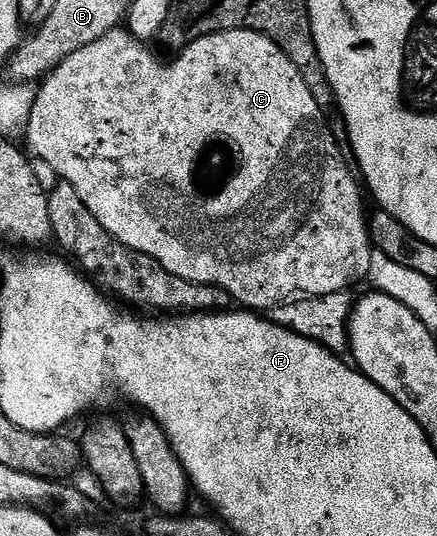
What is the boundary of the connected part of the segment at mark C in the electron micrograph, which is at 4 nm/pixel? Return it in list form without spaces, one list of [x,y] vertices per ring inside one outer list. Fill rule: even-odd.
[[[115,29],[100,37],[100,41],[92,41],[92,45],[84,45],[84,49],[76,49],[72,57],[65,59],[41,80],[24,132],[29,154],[35,160],[52,165],[59,180],[76,189],[76,197],[84,201],[88,213],[92,213],[92,217],[96,217],[96,221],[100,221],[100,225],[104,225],[104,229],[108,229],[116,241],[128,245],[128,249],[136,253],[152,257],[161,267],[168,269],[168,273],[184,277],[184,281],[224,289],[235,304],[255,313],[269,312],[279,304],[299,297],[349,292],[353,283],[361,279],[363,282],[370,273],[372,250],[368,211],[362,208],[364,191],[344,151],[342,156],[338,148],[341,147],[340,141],[330,128],[327,112],[316,105],[312,89],[308,89],[300,69],[292,65],[288,56],[271,39],[255,31],[221,31],[215,35],[205,35],[177,52],[170,64],[161,63],[145,49],[128,30]],[[182,207],[187,215],[182,215]]]

